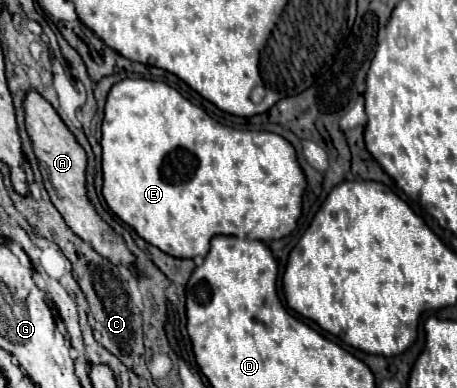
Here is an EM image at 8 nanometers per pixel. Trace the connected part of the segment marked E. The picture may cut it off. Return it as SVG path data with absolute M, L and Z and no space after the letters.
M123 79L115 83L107 95L105 101L105 117L101 125L101 169L103 169L103 197L107 207L129 227L137 231L141 239L151 243L153 247L161 249L163 253L179 259L193 259L193 257L205 257L209 251L209 241L215 235L233 235L233 237L249 237L257 241L273 241L289 235L297 219L301 215L301 195L305 189L305 177L297 165L295 149L291 147L289 141L283 137L269 133L269 131L237 131L231 127L225 127L217 121L213 121L203 109L195 107L189 103L185 97L181 97L173 87L157 81L147 81L147 79Z

